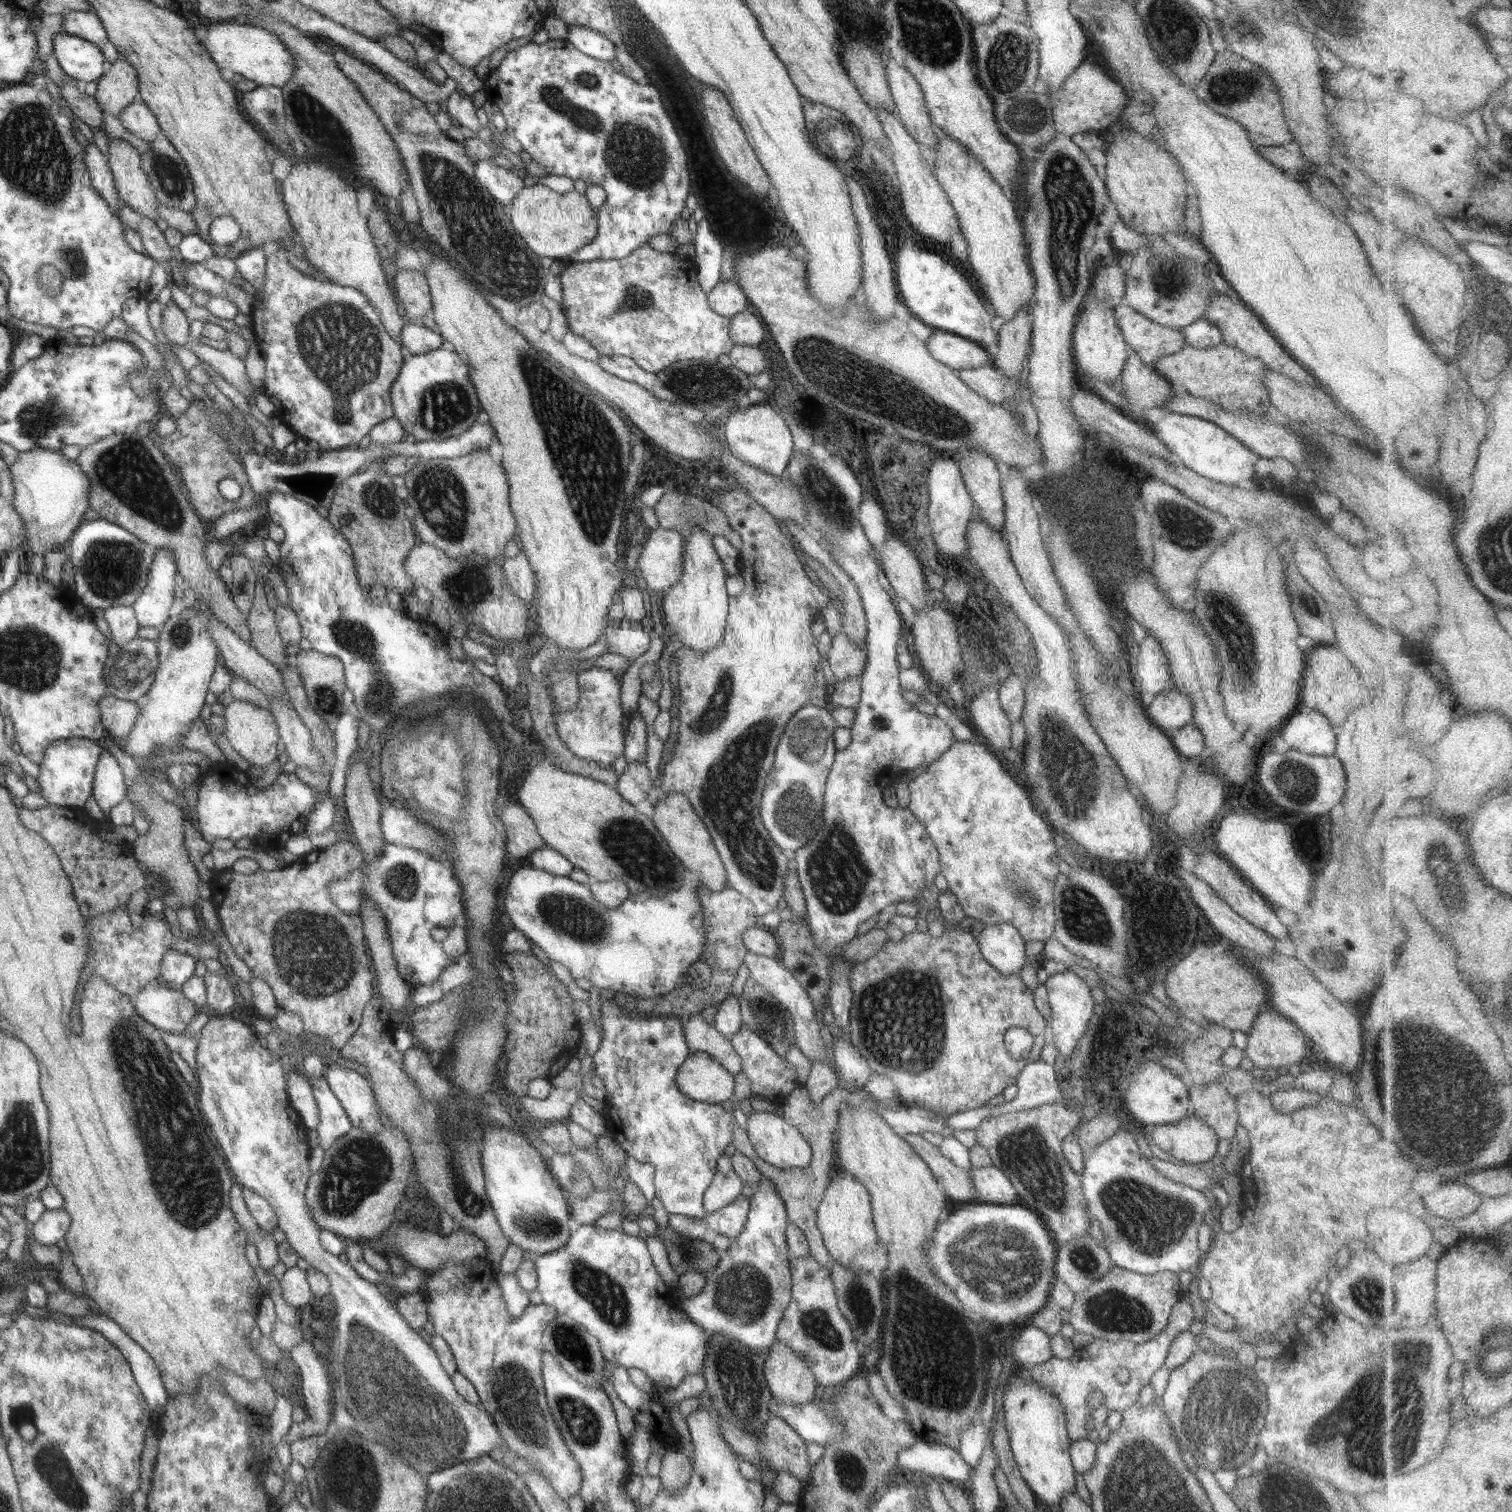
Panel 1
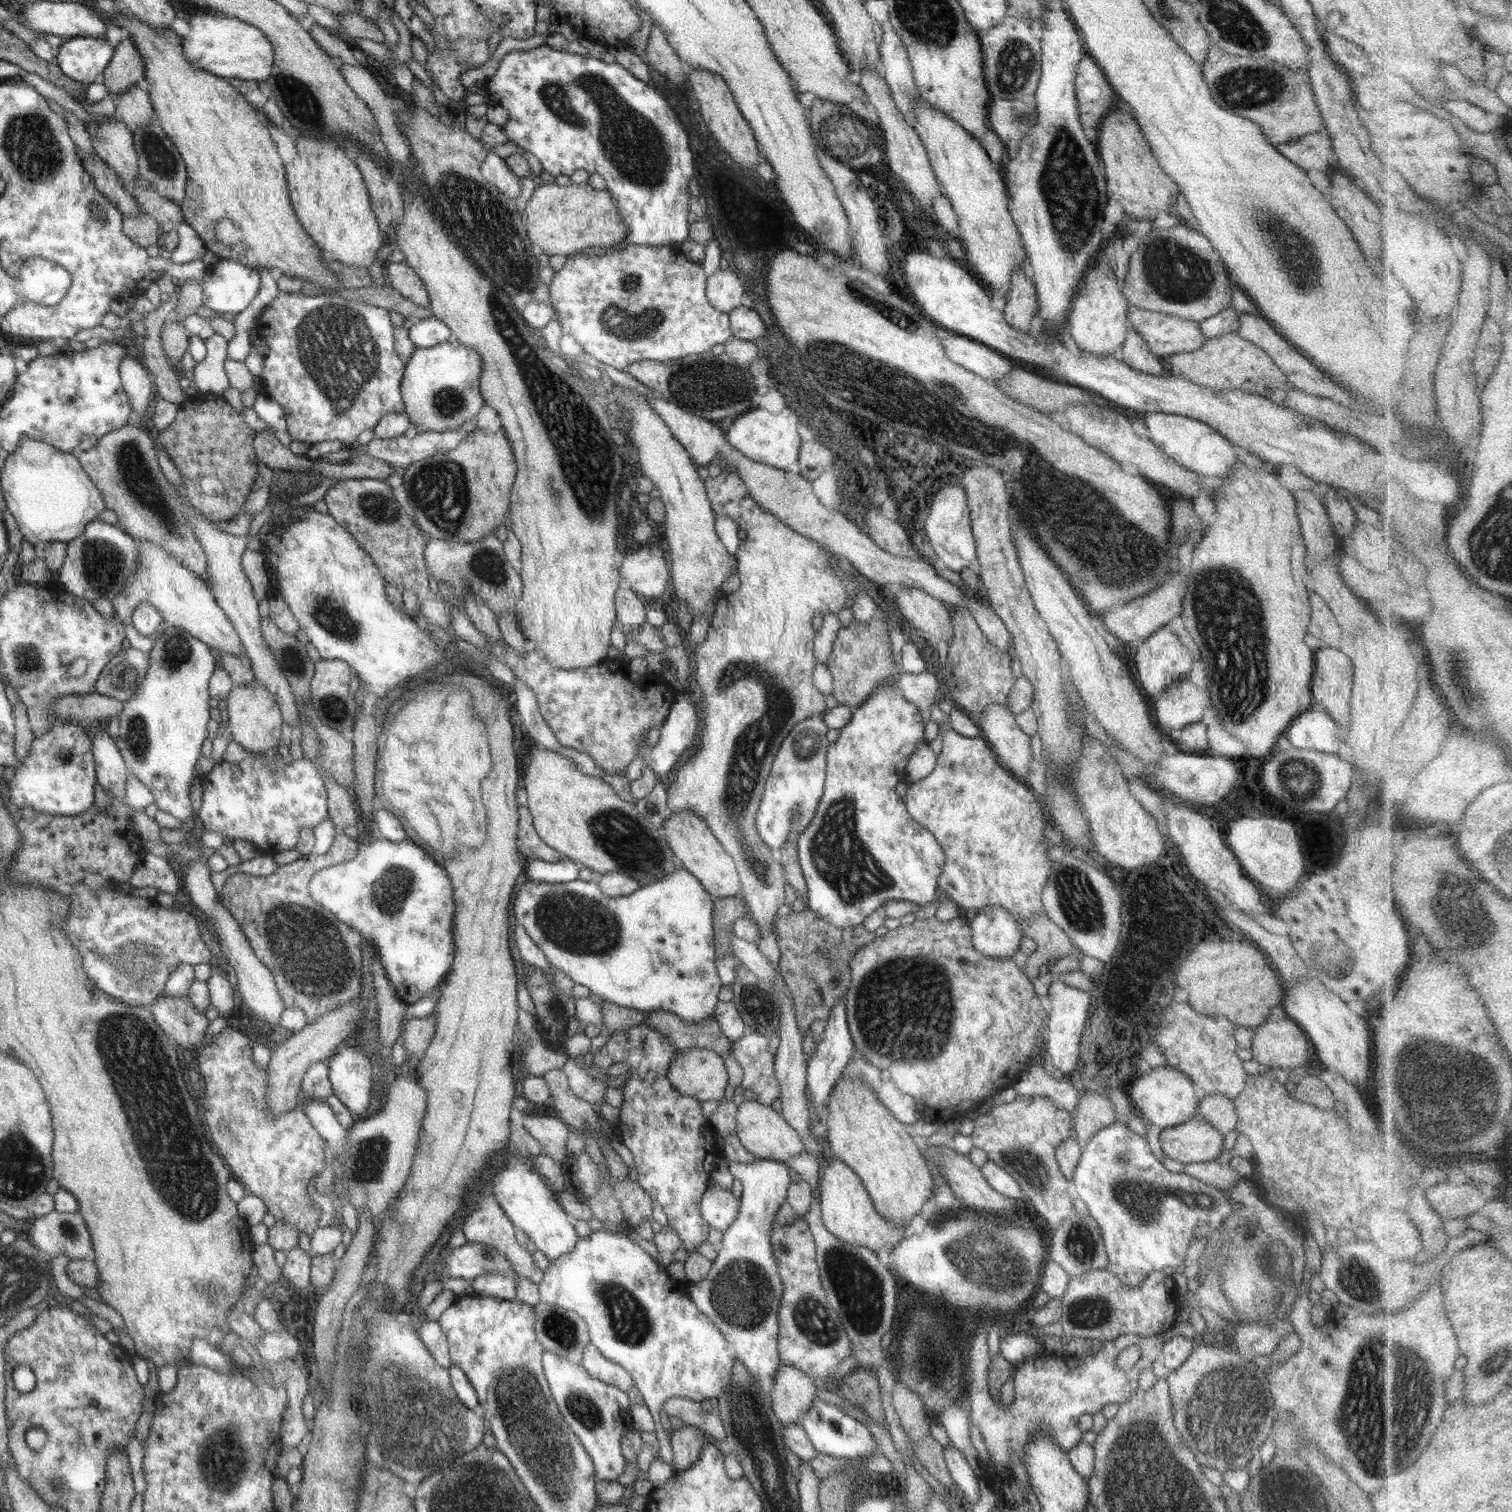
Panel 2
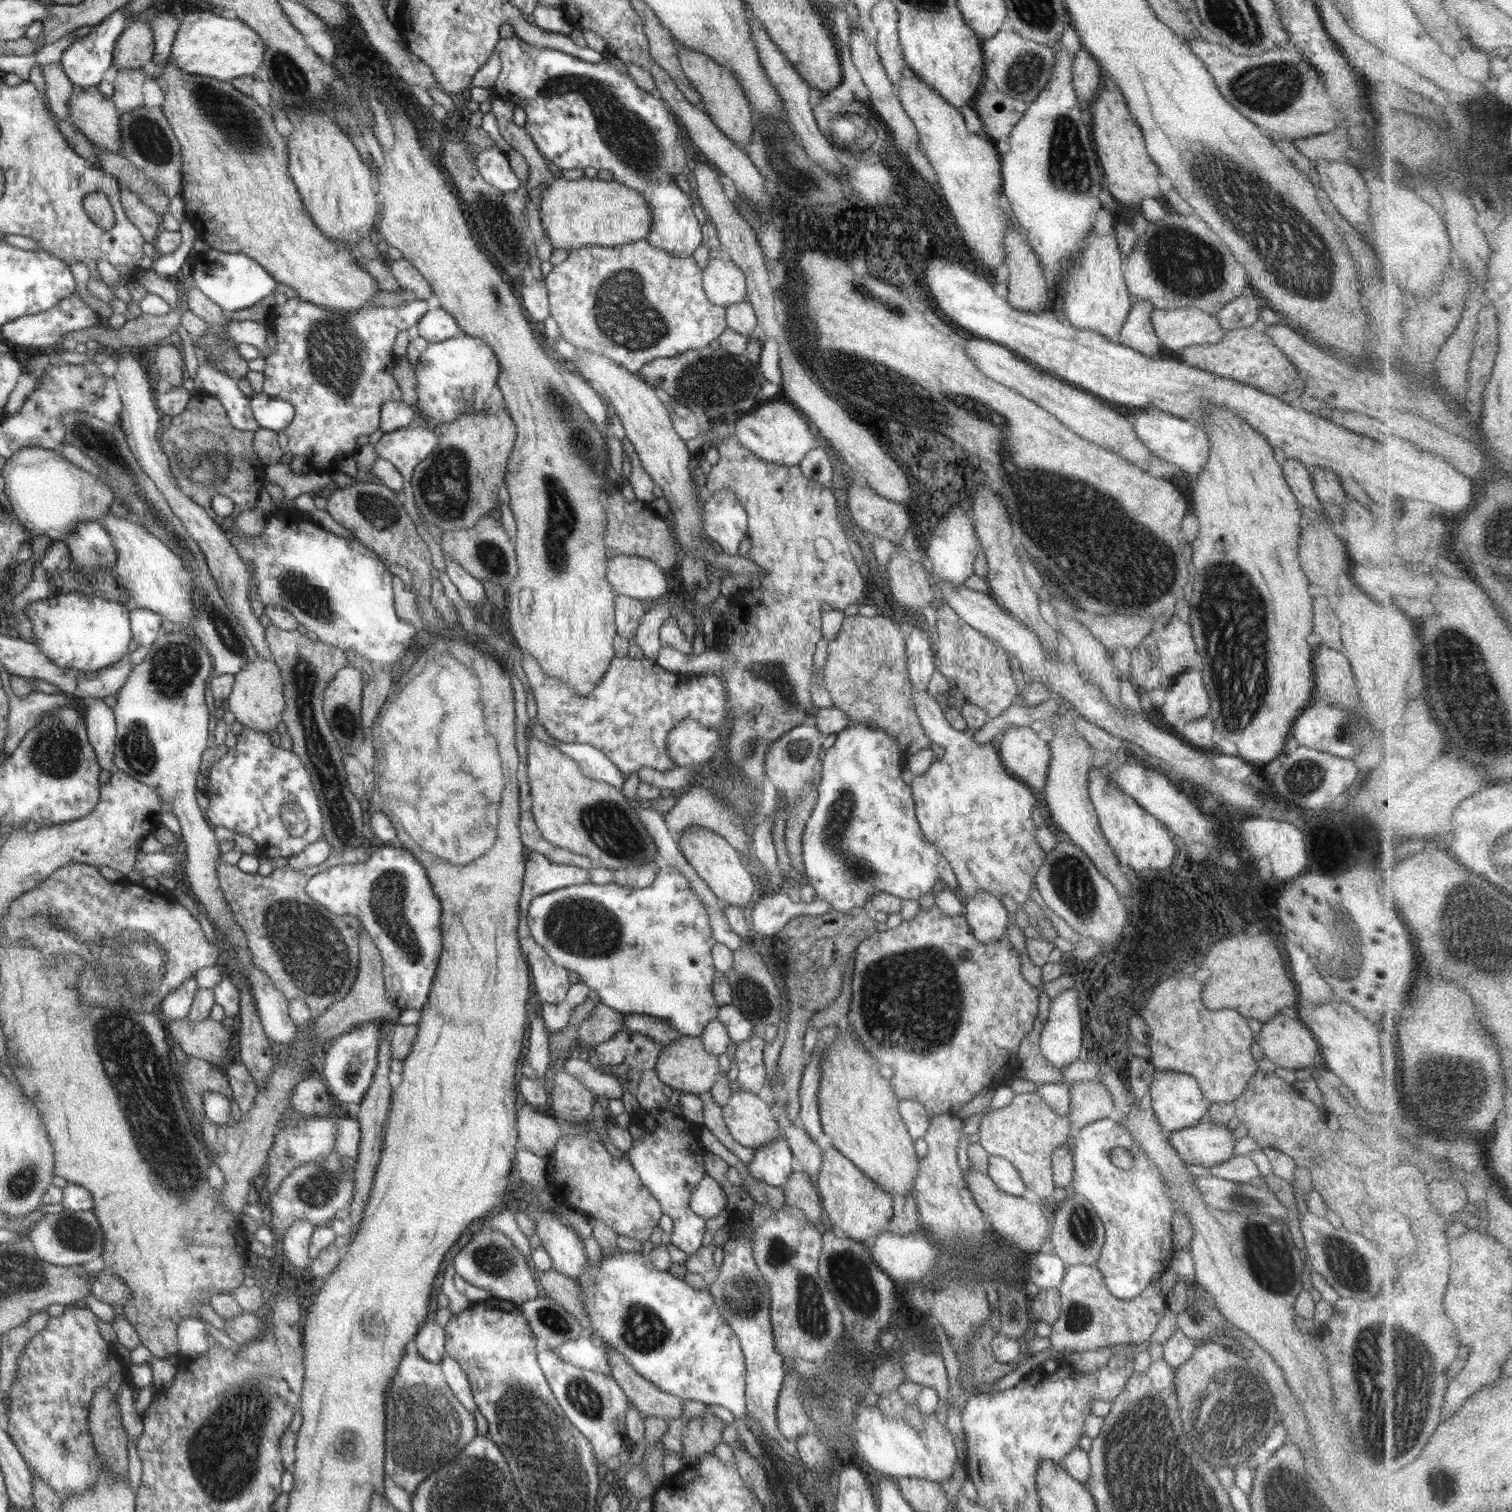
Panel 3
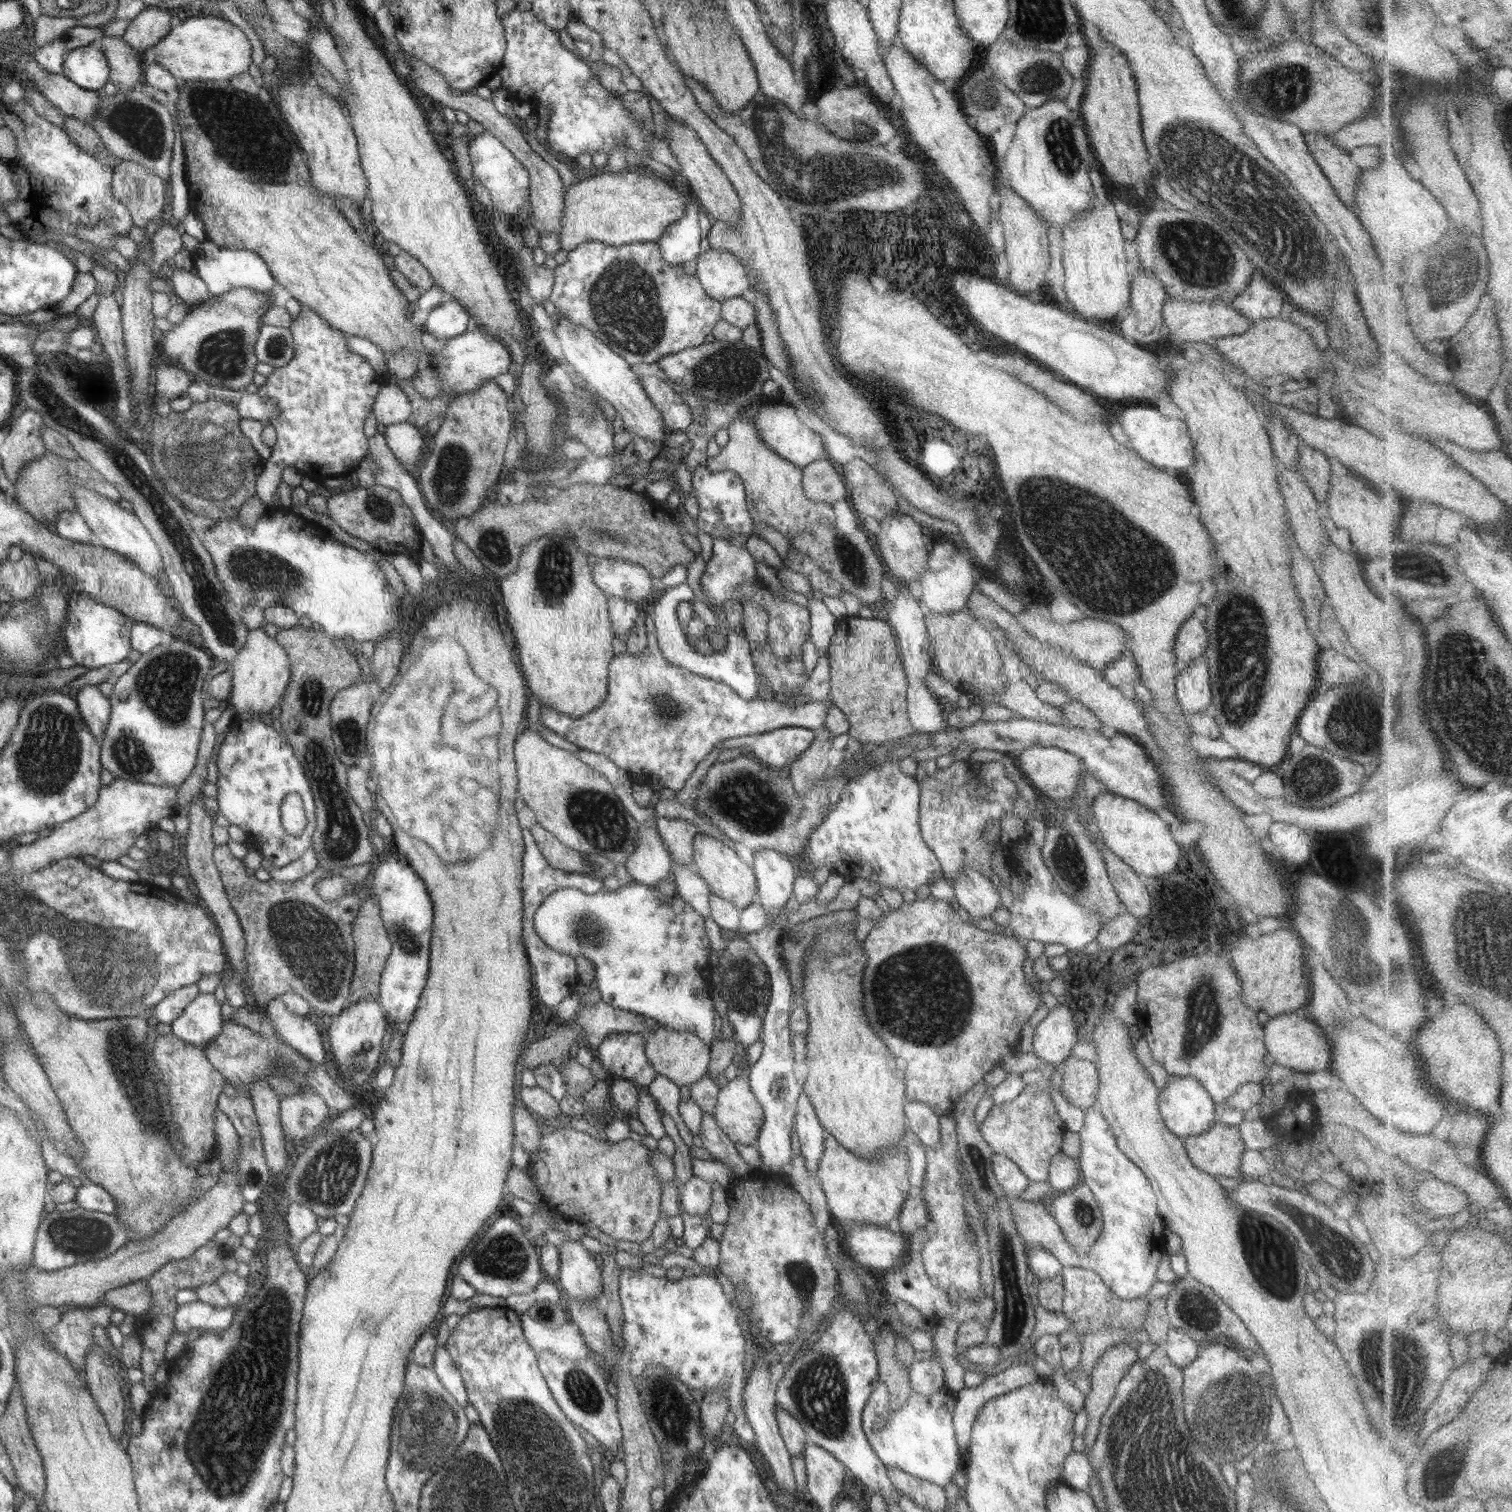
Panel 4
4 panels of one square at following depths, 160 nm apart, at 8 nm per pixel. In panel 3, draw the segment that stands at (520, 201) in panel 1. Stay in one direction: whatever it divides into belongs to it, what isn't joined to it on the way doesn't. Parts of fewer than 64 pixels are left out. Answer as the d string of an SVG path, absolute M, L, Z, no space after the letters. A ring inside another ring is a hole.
M562 176L543 190L539 215L545 236L553 248L574 250L584 246L622 246L648 236L653 216L647 200L637 190L615 181L565 180Z

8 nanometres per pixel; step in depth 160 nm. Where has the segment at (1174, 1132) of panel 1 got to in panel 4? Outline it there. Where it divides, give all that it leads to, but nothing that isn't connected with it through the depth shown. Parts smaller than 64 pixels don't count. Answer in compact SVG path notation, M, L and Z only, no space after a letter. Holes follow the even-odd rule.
M1214 1123L1206 1132L1183 1141L1188 1158L1200 1170L1216 1178L1243 1179L1240 1166L1247 1148L1237 1126Z

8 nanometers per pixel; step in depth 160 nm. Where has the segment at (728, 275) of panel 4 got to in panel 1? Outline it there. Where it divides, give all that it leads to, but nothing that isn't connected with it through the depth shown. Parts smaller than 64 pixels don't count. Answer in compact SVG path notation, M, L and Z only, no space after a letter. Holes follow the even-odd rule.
M722 280L708 293L707 299L716 314L729 319L746 310L749 303L744 291L731 280Z

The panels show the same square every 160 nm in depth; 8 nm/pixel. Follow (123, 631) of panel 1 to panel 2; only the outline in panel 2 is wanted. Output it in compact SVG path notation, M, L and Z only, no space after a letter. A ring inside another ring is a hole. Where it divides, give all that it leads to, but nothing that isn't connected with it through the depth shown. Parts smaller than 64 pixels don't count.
M137 540L141 548L137 570L127 580L123 592L113 598L115 614L124 625L125 638L141 652L150 653L154 639L140 634L132 624L134 609L142 602L151 602L161 613L169 627L180 627L187 630L194 638L208 643L213 650L231 657L245 654L245 648L225 612L218 606L207 581L188 570L175 556L168 554L161 546L152 546L146 540Z

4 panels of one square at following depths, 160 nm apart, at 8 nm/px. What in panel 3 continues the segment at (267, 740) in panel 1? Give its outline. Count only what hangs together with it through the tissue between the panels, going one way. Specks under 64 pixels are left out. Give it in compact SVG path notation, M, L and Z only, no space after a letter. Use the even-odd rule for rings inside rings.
M256 656L252 663L245 664L238 674L234 675L230 696L224 701L225 708L234 713L235 720L250 730L262 730L269 733L276 728L276 724L282 722L284 706L284 678L274 660L262 659Z

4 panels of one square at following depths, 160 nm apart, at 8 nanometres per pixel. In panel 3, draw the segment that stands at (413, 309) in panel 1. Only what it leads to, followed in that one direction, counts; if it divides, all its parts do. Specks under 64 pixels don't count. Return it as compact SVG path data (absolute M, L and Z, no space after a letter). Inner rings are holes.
M405 258L388 262L389 269L404 290L415 300L428 300L433 295L431 286L426 279Z

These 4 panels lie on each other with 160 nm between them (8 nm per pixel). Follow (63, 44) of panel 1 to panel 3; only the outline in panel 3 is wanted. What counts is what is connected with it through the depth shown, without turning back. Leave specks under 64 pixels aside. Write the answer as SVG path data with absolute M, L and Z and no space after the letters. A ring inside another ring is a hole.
M118 9L110 17L107 17L105 21L95 25L89 35L76 39L72 46L68 46L66 52L62 53L60 58L66 76L74 84L78 84L78 86L83 86L84 88L98 86L102 82L106 70L112 64L114 42L118 41L118 36L121 36L120 32L127 28L126 22L130 22L131 19L128 14L124 14L124 12L120 12Z

